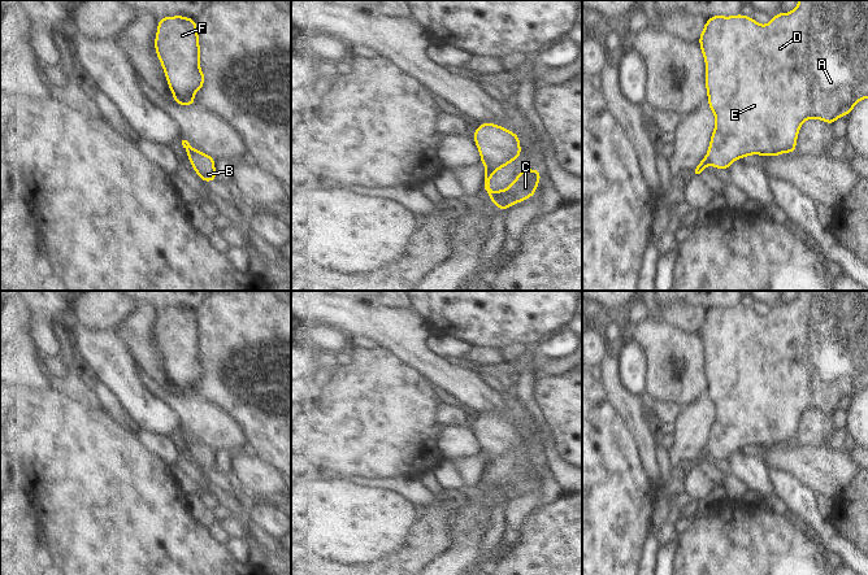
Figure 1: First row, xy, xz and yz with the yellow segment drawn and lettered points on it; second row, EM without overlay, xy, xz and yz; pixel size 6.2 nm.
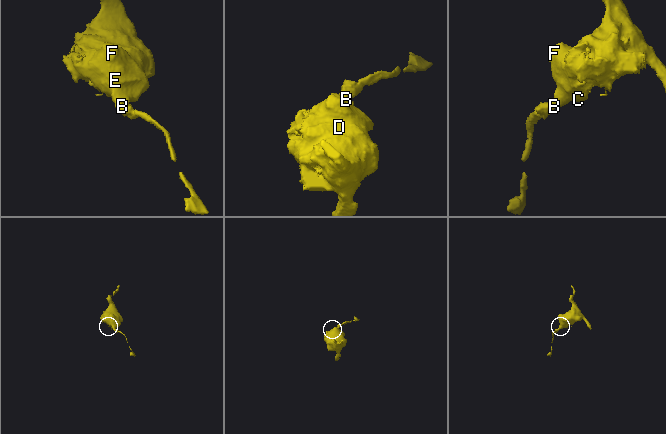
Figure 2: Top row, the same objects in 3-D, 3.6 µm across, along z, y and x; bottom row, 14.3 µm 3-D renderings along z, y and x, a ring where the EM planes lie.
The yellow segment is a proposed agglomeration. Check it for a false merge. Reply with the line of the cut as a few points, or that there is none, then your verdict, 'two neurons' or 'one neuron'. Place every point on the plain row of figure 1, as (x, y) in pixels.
no cut | one neuron

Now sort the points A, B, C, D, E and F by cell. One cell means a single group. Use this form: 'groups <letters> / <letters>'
groups A B C D E F

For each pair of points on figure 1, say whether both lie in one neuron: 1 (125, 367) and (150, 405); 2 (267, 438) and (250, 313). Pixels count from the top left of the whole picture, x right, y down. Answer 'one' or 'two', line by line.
1: one
2: one

